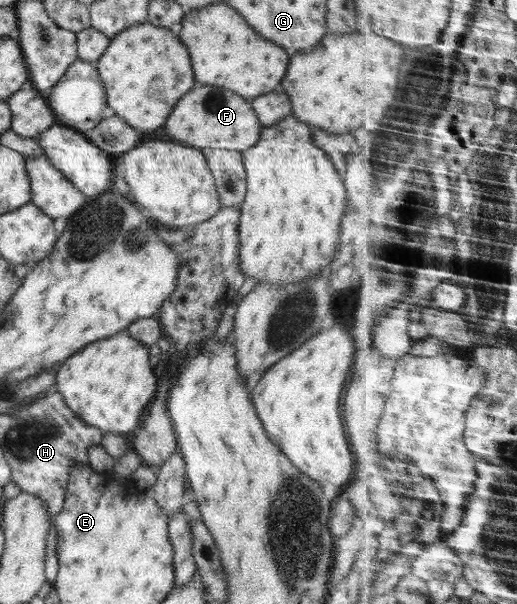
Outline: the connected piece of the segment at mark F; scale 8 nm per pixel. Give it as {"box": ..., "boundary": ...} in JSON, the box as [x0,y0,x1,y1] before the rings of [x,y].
{"box":[164,85,263,152],"boundary":[[[207,85],[199,86],[179,99],[164,122],[164,132],[181,145],[243,152],[255,146],[263,134],[263,126],[251,106],[251,100],[231,90]]]}

